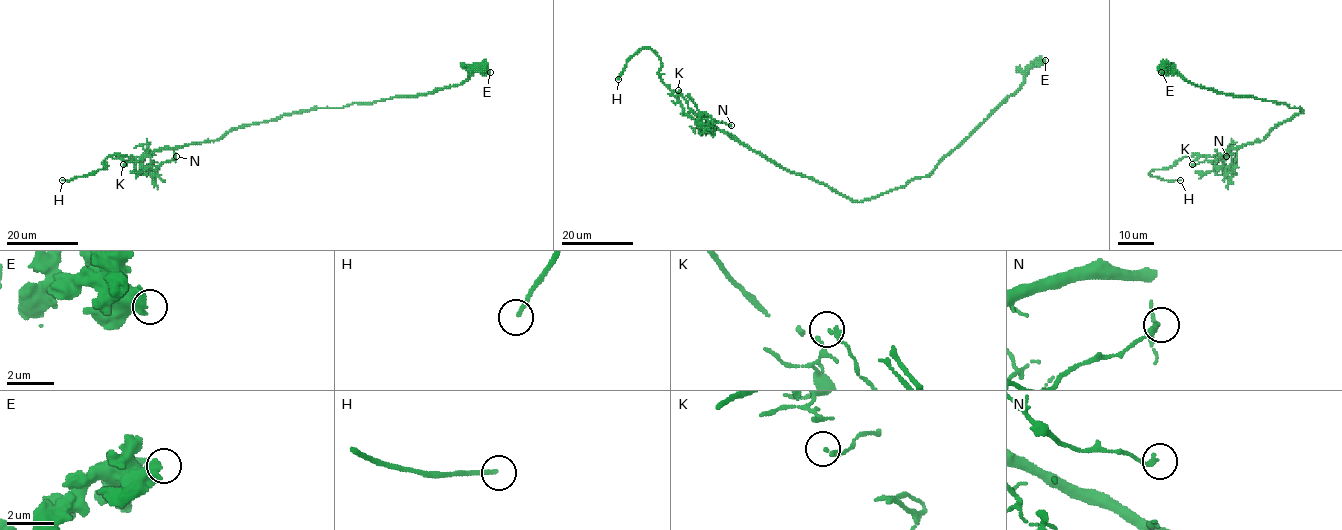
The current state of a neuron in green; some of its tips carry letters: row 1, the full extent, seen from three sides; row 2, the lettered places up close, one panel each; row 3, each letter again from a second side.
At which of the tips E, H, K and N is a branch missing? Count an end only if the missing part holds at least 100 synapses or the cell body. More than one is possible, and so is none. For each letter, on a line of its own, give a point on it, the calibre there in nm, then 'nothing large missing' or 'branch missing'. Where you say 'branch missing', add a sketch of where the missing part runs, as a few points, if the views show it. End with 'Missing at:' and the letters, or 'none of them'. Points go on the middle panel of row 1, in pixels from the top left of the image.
E: at (1045, 60); 550 nm thick; nothing large missing
H: at (618, 79); 170 nm thick; branch missing; missing branch runs (618, 79), (609, 99)
K: at (678, 90); 120 nm thick; nothing large missing
N: at (731, 125); 200 nm thick; nothing large missing
Missing at: H

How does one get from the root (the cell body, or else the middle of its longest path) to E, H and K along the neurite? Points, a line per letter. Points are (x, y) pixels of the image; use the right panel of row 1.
E: (1285, 121), (1303, 111), (1283, 103), (1218, 93), (1196, 86), (1166, 69), (1161, 72)
H: (1285, 121), (1262, 140), (1231, 148), (1223, 156), (1188, 154), (1150, 173), (1166, 180), (1180, 180)
K: (1285, 121), (1262, 140), (1231, 148), (1213, 161), (1192, 164)

